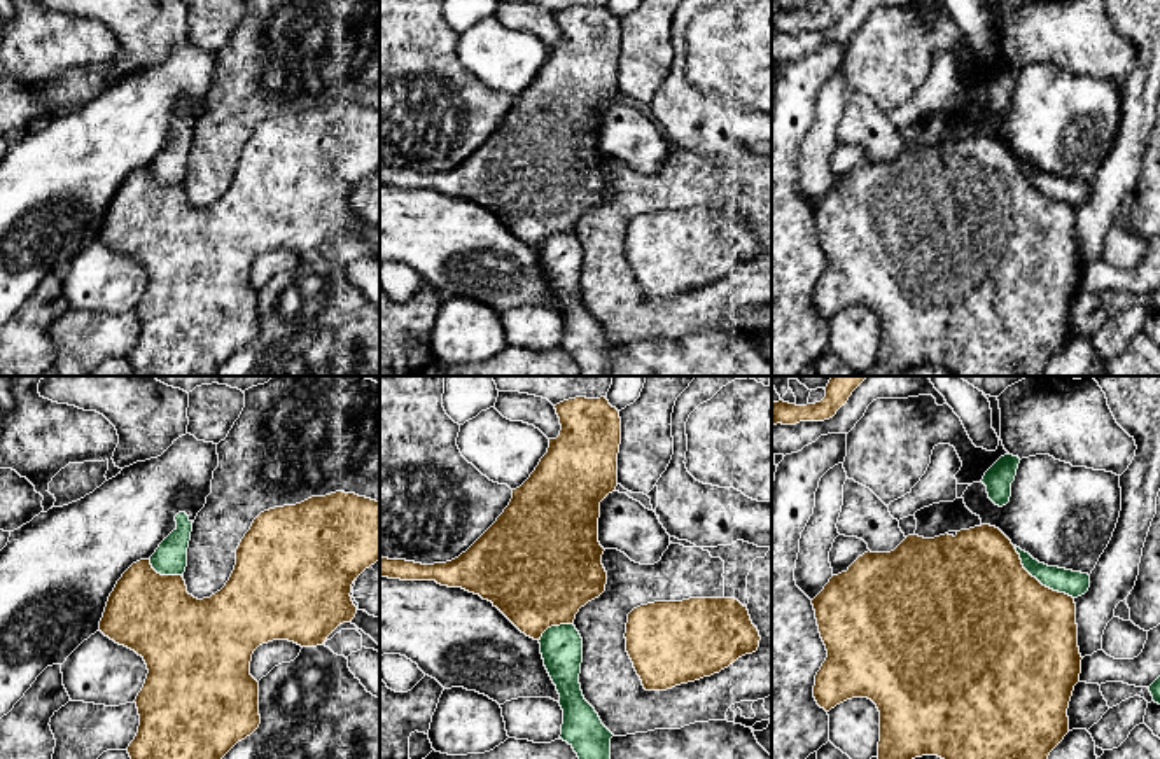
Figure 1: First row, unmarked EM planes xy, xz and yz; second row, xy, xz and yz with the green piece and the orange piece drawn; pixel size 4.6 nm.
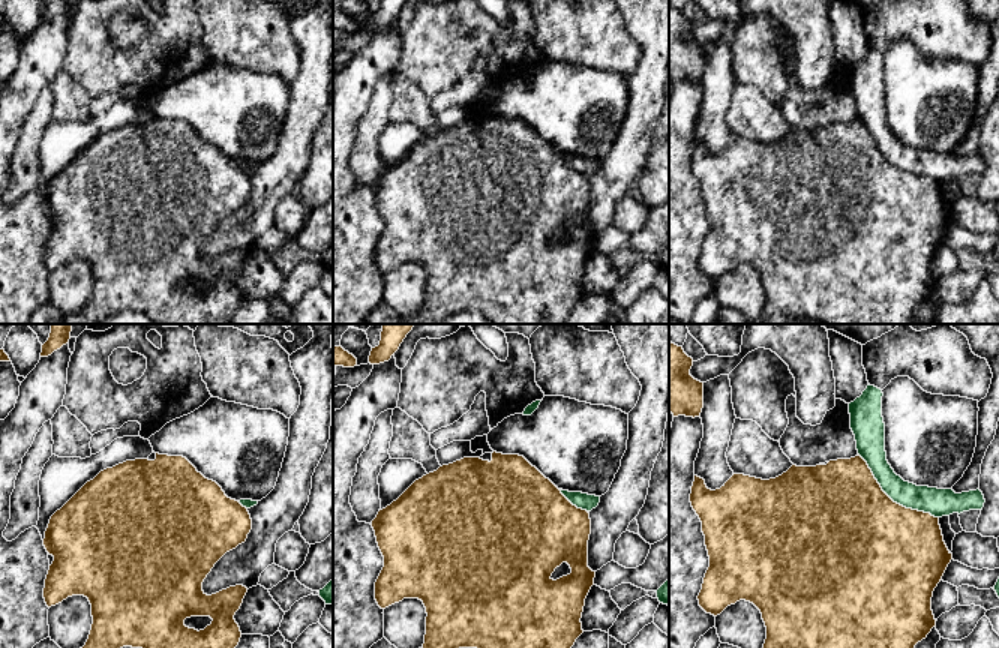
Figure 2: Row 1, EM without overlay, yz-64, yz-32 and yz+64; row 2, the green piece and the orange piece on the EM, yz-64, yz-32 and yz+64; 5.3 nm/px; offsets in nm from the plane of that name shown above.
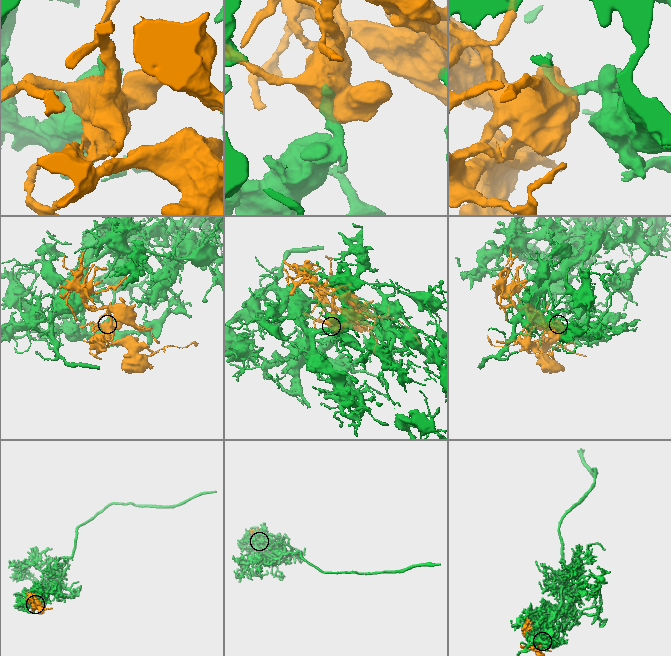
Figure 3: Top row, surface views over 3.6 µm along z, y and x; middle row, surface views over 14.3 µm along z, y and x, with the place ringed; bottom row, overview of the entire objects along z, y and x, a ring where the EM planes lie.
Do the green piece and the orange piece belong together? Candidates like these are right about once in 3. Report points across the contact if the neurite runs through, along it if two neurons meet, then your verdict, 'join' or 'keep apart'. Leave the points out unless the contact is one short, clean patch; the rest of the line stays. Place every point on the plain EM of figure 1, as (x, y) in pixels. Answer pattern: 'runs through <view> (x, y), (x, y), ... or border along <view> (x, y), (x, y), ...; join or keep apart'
join

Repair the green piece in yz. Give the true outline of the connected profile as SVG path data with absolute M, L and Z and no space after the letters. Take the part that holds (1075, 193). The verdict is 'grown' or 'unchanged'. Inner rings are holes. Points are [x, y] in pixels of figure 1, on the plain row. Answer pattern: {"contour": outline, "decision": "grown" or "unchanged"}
{"contour": "M990 133L961 138L955 145L948 142L934 147L908 143L891 161L868 159L847 180L833 184L812 208L819 241L828 259L828 266L815 283L814 306L826 320L852 306L868 306L877 313L880 320L877 364L880 376L899 376L903 371L922 364L938 364L955 376L1045 376L1050 360L1069 341L1067 317L1074 294L1080 290L1083 268L1078 255L1074 208L1085 203L1088 196L1088 182L1039 171Z", "decision": "grown"}

